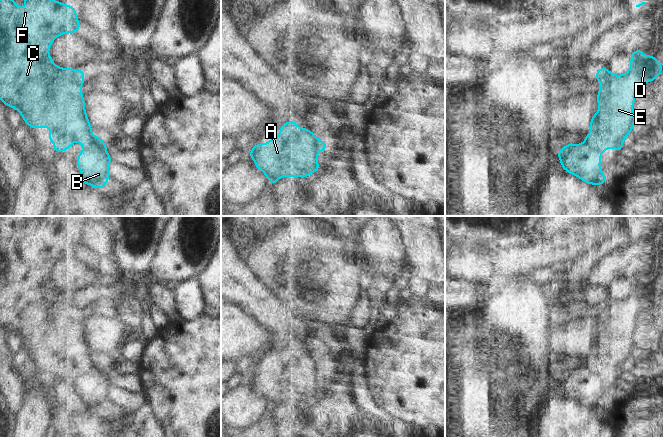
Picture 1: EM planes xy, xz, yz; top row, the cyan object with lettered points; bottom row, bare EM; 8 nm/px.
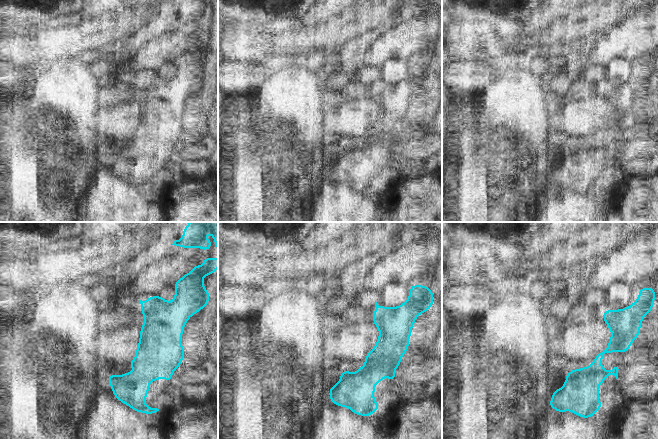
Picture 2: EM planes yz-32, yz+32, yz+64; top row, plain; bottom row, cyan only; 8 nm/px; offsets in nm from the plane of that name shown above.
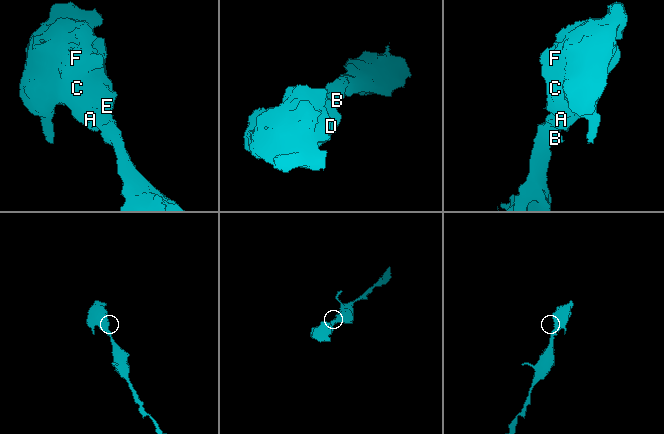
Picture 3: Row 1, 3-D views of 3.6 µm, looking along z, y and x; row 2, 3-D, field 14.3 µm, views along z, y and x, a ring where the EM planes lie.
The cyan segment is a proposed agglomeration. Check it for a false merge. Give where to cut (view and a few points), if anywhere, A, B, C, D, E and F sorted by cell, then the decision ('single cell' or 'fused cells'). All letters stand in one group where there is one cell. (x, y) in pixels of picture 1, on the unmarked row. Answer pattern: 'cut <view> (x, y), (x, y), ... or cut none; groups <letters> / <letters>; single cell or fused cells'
cut none; groups A B C D E F; single cell

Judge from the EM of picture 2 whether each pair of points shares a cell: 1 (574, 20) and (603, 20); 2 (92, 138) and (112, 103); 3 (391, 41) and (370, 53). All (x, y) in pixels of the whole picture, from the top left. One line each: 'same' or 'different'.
1: same
2: different
3: same

